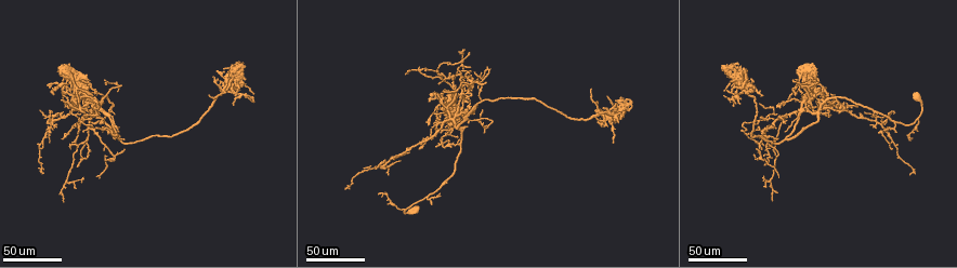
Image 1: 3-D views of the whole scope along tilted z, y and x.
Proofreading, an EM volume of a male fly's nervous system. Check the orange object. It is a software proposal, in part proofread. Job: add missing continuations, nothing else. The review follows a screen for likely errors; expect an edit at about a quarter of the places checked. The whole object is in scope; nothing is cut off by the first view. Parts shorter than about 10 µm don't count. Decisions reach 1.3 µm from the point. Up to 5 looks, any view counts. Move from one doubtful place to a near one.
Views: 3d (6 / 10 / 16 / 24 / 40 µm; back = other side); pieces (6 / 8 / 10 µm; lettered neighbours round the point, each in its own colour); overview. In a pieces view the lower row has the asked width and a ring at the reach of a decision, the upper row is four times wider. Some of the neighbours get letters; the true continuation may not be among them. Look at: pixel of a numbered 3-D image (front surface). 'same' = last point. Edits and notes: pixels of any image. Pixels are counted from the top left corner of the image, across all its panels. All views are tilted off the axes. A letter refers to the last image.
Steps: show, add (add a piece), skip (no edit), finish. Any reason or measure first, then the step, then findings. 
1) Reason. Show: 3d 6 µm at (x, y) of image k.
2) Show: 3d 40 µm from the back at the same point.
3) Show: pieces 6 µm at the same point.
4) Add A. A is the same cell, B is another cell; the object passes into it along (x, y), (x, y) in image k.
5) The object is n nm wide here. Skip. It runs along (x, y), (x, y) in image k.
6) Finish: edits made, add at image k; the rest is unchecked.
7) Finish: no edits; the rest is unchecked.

An open end. Show: 3d 40 µm at (486, 81) of image 1.

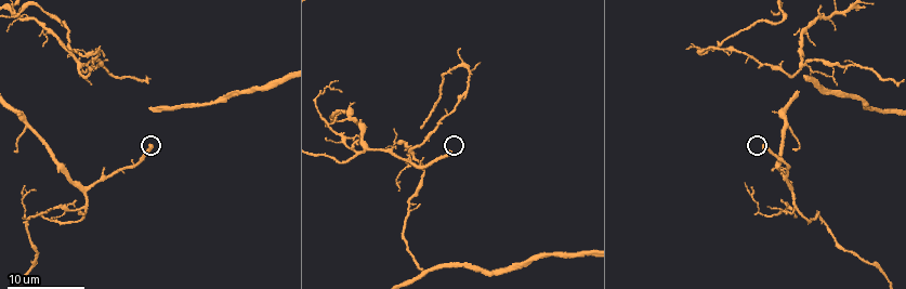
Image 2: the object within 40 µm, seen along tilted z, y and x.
See the neighbours. Show: pieces 10 µm at (763, 147) of image 2.

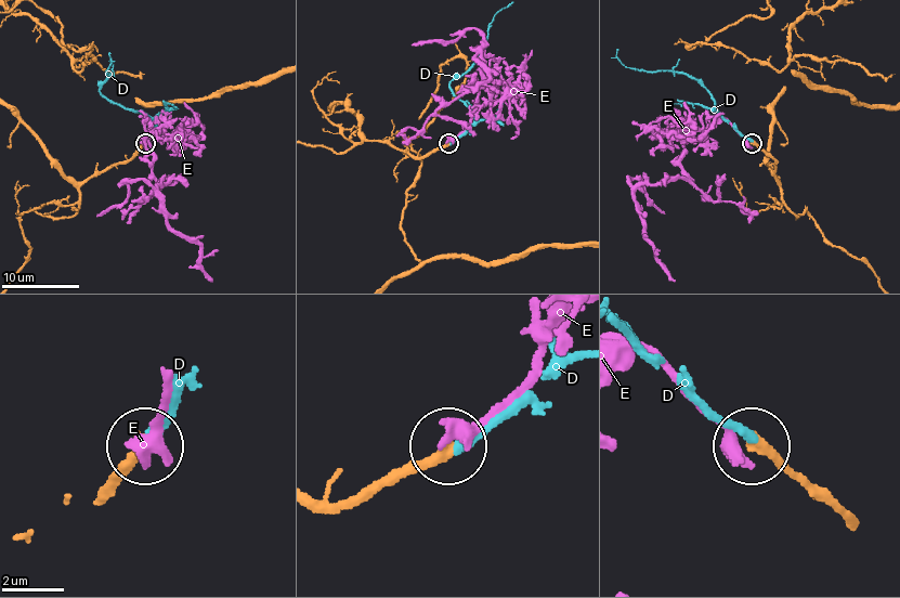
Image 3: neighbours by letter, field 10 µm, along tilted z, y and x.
Add D. D is the same cell, E is another cell; the object passes into it along (108, 498), (156, 432), (173, 379) in image 3; it goes on there.

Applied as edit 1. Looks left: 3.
Branch stops here. Show: 3d 24 µm at (47, 126) of image 1.

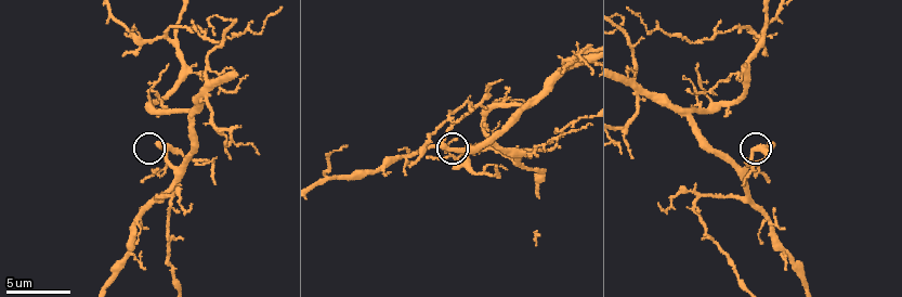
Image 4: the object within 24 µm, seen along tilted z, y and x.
Show: pieces 10 µm at (454, 166) of image 4.

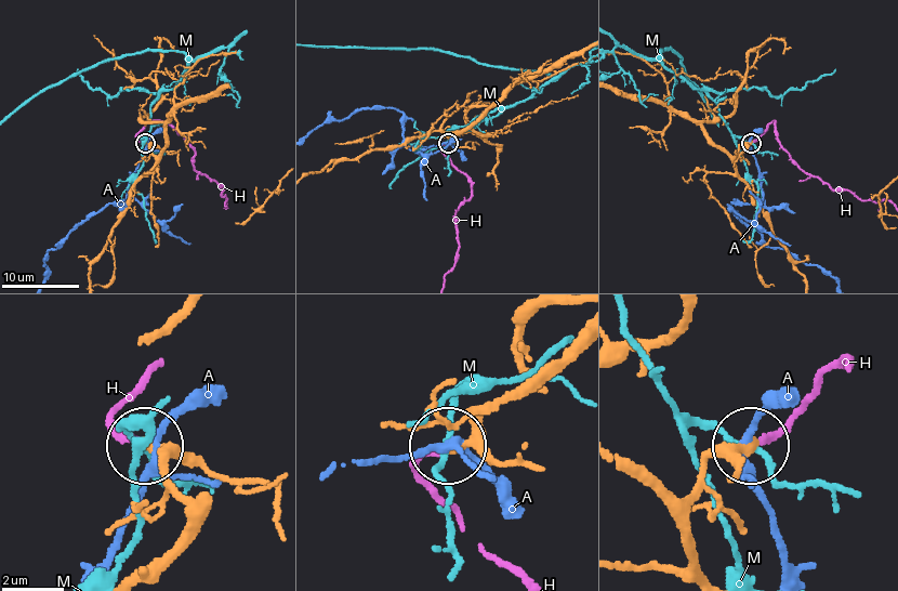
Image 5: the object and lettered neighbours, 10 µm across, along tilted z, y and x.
Add H. H is the same cell, A and M are other cells; the object passes into it along (690, 491), (715, 457), (781, 430), (819, 377), (846, 363) in image 5; the neuron continues.

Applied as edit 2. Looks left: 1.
Finish: edits made, add at image 3, add at image 5; the rest is unchecked.

